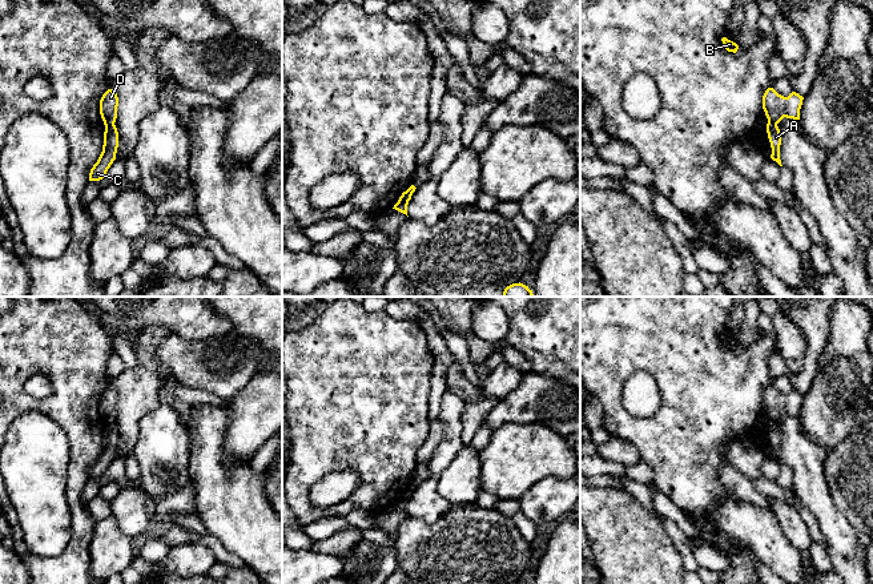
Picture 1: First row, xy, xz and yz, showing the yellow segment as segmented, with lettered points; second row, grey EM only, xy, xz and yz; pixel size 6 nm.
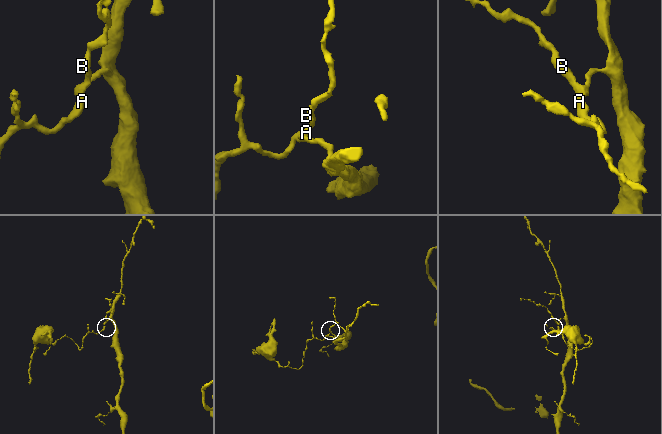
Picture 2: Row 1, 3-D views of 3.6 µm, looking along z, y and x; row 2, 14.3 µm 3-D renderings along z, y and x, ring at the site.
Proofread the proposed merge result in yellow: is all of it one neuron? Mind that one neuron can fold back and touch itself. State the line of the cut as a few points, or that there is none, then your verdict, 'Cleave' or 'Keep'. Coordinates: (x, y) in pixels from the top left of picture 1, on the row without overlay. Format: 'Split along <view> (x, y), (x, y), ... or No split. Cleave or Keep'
Split along xy (113, 421), (105, 426). Cleave

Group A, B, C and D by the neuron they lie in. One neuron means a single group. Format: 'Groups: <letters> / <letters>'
Groups: A C / B D

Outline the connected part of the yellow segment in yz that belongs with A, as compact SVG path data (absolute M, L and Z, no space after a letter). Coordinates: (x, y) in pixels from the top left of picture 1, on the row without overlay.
M768 420L767 431L772 446L771 456L776 459L780 464L783 464L780 458L780 443L781 443L780 427L776 422Z

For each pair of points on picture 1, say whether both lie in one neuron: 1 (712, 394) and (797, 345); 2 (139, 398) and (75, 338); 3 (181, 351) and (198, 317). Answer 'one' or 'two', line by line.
1: two
2: two
3: two

